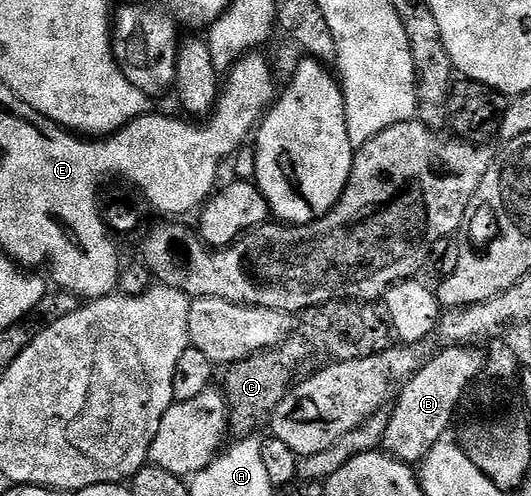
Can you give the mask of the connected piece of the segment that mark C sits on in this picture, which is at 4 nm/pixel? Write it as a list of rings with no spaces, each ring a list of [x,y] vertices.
[[[340,301],[337,303],[326,303],[323,307],[310,307],[307,311],[298,316],[295,330],[288,335],[284,343],[279,343],[275,347],[270,347],[268,351],[258,351],[252,355],[247,355],[241,361],[226,364],[223,375],[221,390],[227,396],[227,414],[229,416],[229,431],[236,440],[250,439],[258,436],[258,431],[266,432],[271,426],[271,418],[281,405],[281,401],[286,397],[296,382],[299,370],[306,363],[318,364],[320,361],[353,361],[354,359],[364,359],[373,357],[387,350],[393,339],[393,331],[388,320],[382,314],[374,311],[374,306],[363,301]]]

